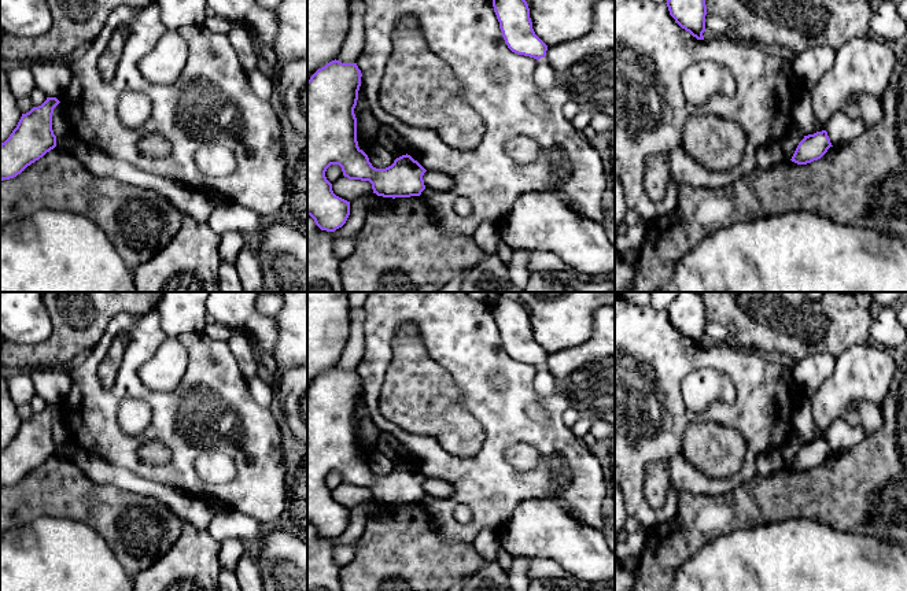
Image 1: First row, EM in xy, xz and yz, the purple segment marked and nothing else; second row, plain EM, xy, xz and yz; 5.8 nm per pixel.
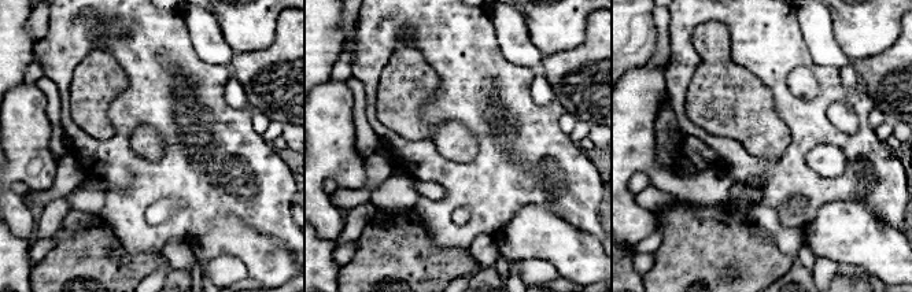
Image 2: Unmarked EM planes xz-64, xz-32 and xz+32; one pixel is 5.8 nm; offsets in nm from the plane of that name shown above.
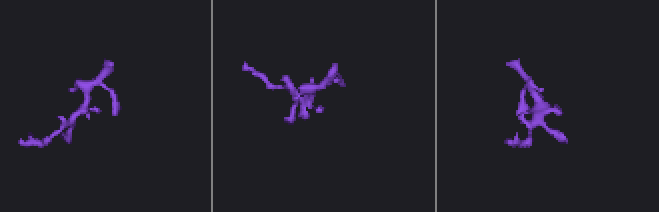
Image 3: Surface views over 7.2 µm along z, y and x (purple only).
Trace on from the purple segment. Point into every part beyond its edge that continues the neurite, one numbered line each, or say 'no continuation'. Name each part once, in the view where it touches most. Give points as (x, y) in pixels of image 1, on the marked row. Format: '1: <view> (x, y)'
no continuation

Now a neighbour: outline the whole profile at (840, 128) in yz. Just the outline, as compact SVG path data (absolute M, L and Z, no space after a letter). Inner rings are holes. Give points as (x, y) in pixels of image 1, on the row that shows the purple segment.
M844 111L833 114L826 125L826 132L833 147L845 144L866 130L869 129L860 119L852 119Z

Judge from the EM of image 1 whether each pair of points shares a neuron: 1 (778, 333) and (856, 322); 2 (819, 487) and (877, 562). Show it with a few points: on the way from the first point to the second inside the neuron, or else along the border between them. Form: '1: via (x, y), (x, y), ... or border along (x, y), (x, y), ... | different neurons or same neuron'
1: via (797, 327), (826, 327), (837, 322) | same neuron
2: border along (823, 525), (880, 539) | different neurons

